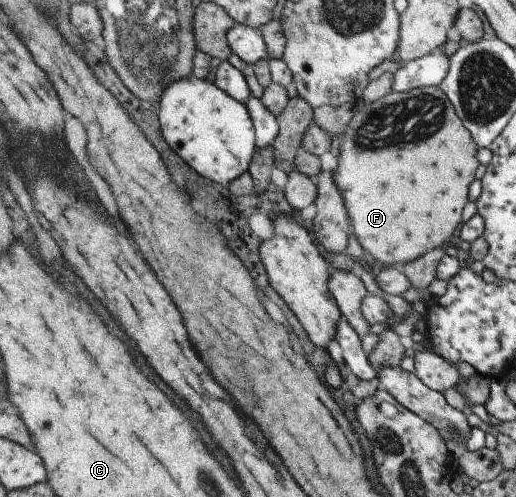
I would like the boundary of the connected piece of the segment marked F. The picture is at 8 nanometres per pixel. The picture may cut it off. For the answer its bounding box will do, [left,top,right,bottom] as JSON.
[335,86,481,267]

